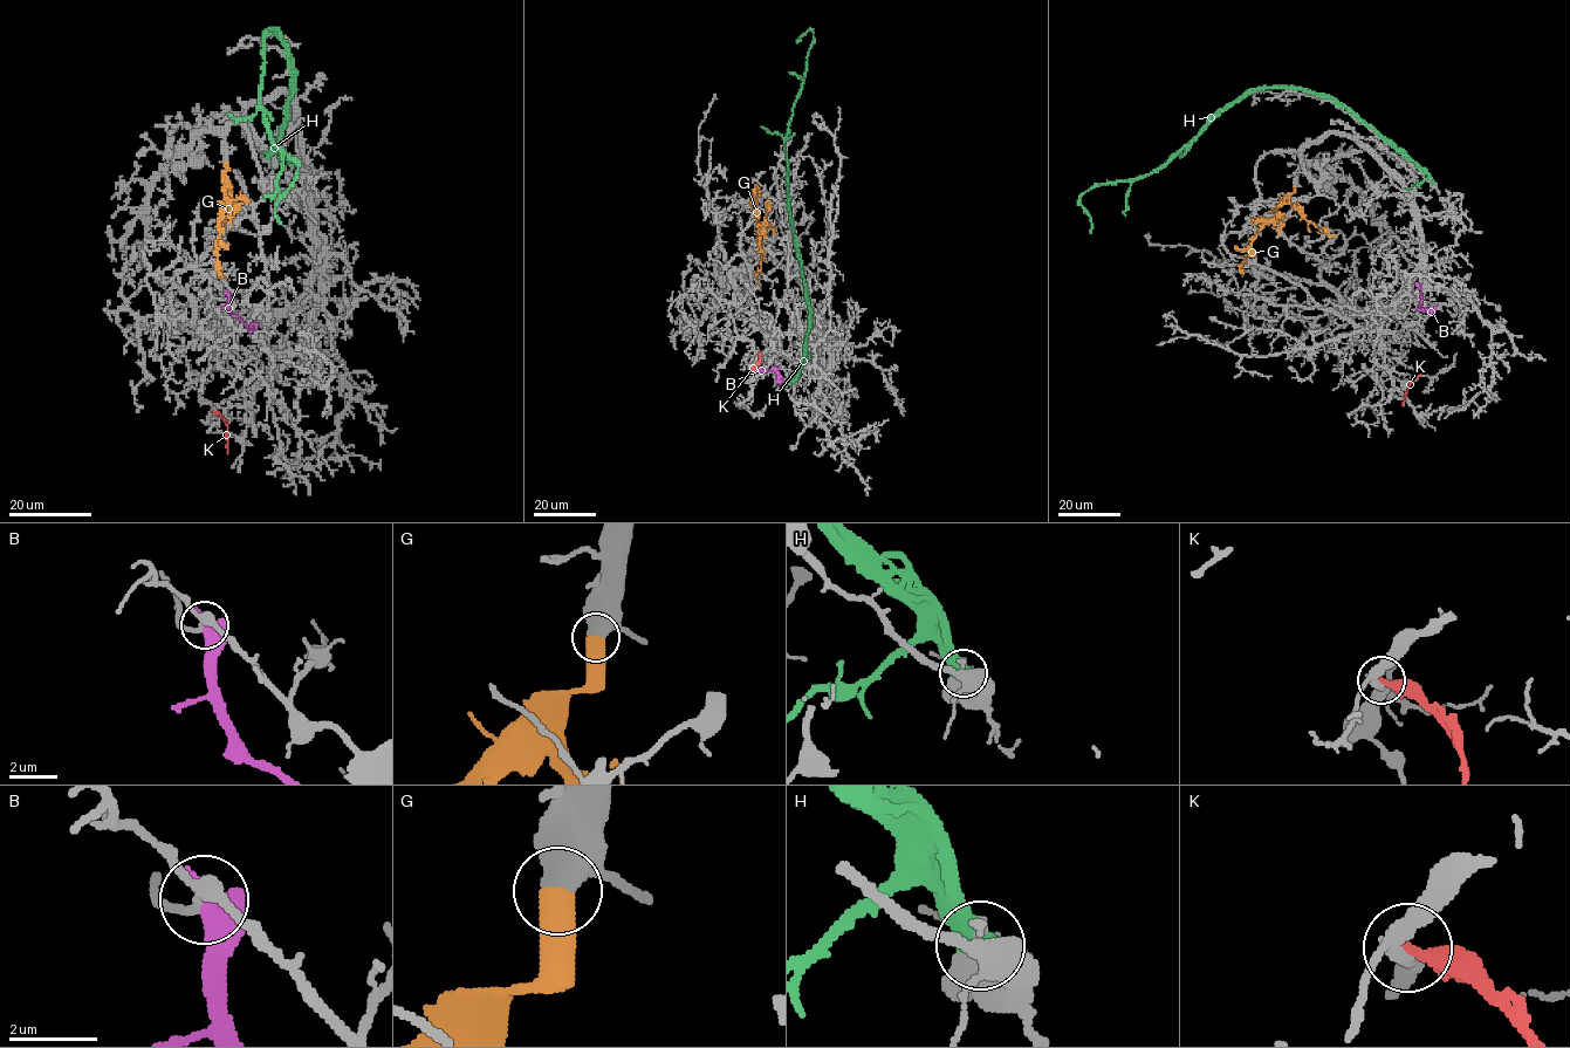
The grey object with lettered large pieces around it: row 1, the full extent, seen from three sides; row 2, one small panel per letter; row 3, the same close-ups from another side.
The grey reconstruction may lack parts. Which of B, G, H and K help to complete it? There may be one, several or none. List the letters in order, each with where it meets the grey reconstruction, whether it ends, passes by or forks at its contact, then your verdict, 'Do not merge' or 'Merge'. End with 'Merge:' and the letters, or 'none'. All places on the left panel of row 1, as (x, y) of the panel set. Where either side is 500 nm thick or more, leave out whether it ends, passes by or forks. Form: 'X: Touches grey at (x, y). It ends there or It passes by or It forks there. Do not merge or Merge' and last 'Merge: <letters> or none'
B: Touches grey at (226, 293). Do not merge
G: Touches grey at (225, 162). Merge
H: Touches grey at (268, 157). Do not merge
K: Touches grey at (213, 411). It ends there. Do not merge
Merge: G

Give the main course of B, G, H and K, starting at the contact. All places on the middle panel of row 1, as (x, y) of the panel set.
B: (760, 367), (777, 374), (781, 386)
G: (759, 245), (759, 226), (752, 199), (753, 192), (759, 191)
H: (792, 383), (802, 362), (809, 314), (794, 238), (786, 145), (813, 31), (796, 41), (801, 40)
K: (749, 369), (760, 360), (761, 353)

